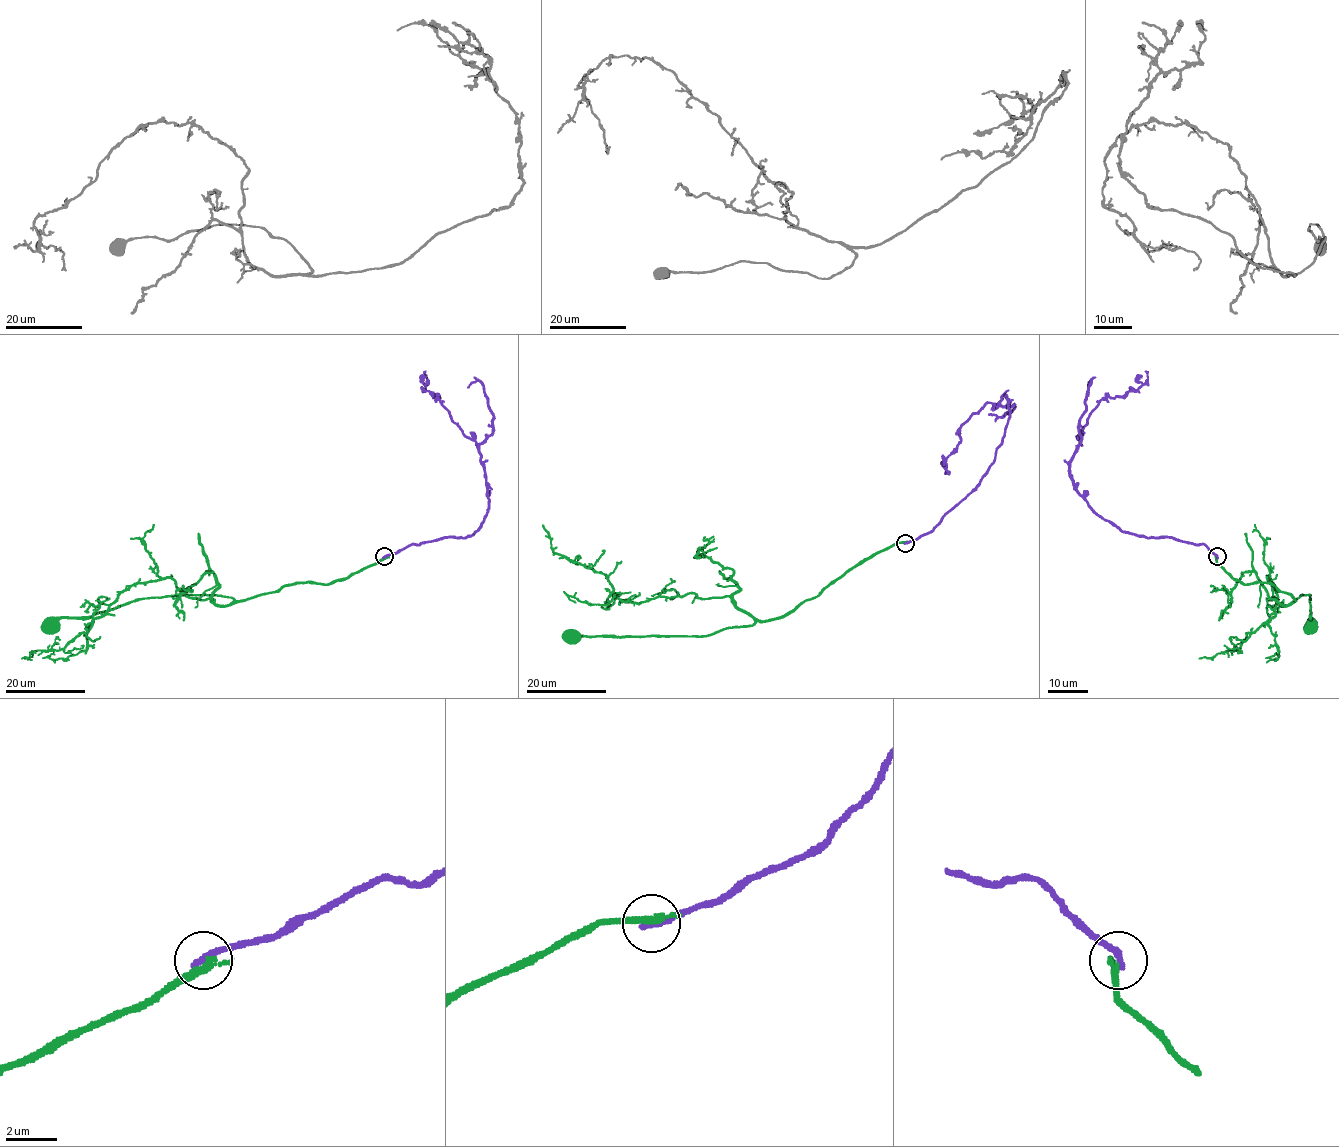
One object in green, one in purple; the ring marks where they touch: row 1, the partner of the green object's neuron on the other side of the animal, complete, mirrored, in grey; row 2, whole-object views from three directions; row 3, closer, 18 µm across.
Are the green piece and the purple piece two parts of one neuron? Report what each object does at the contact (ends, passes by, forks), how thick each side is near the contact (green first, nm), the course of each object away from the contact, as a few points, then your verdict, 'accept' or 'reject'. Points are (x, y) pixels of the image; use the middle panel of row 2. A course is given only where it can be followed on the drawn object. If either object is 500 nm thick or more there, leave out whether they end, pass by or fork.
green ends | purple ends | 340/320 nm | green via (906, 543), (864, 559), (784, 614), (752, 625), (707, 635), (581, 636), (573, 642), (571, 637) | purple via (906, 543), (931, 530), (974, 489), (1005, 434), (1006, 396), (986, 403), (960, 428), (946, 471) | reject

